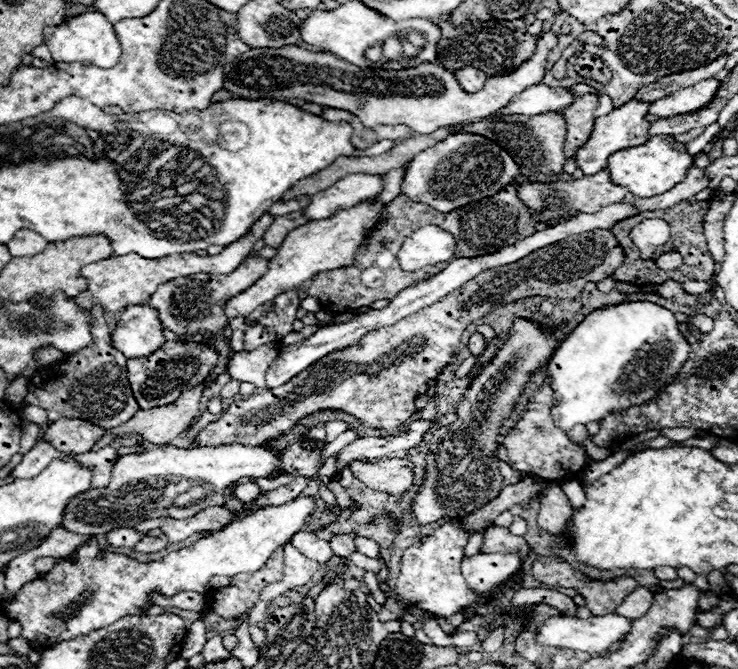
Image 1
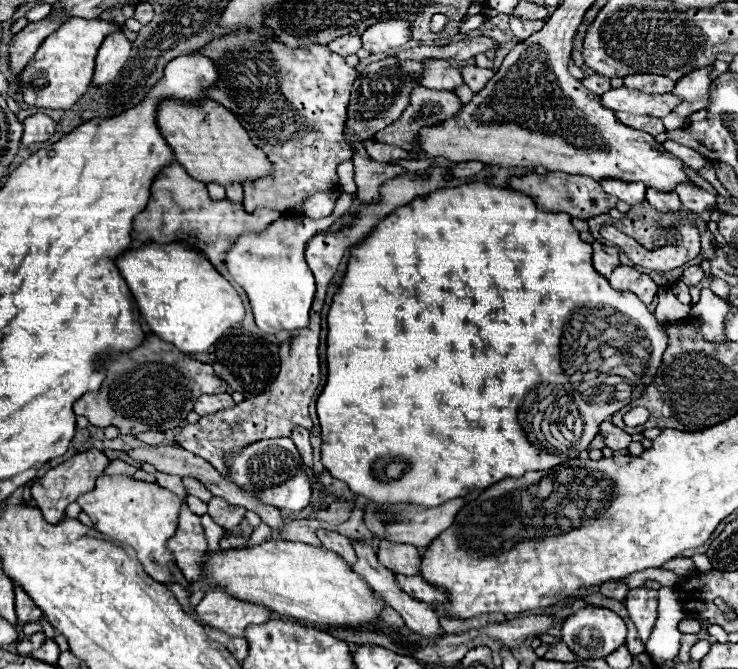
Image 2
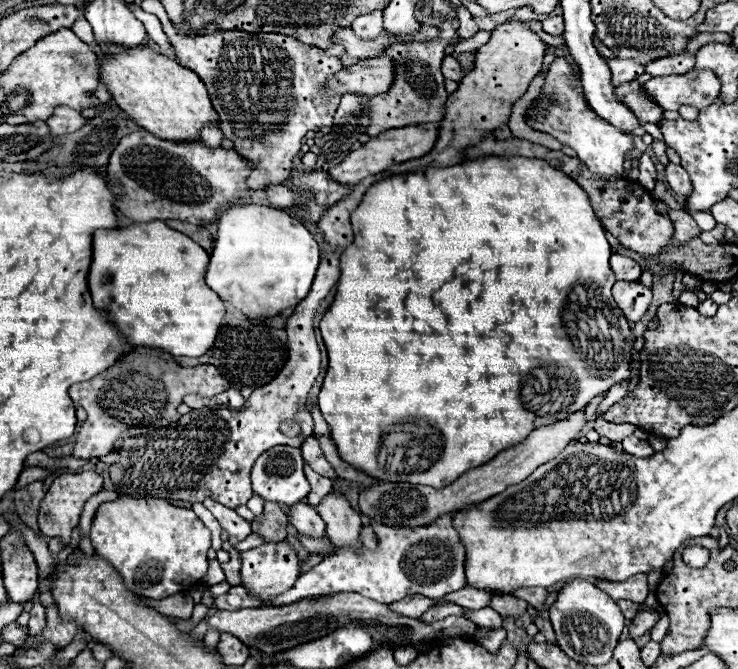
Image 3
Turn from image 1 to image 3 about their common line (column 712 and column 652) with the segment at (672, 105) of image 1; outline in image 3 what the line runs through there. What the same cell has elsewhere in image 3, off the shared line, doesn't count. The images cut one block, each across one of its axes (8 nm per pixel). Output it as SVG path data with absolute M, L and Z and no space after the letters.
M692 68L690 72L682 74L682 76L658 76L658 78L652 78L644 84L648 96L660 104L664 110L678 110L680 106L688 104L688 106L696 106L696 108L706 108L706 104L712 104L718 94L720 94L720 82L718 82L718 76L710 70L698 70L698 68Z

